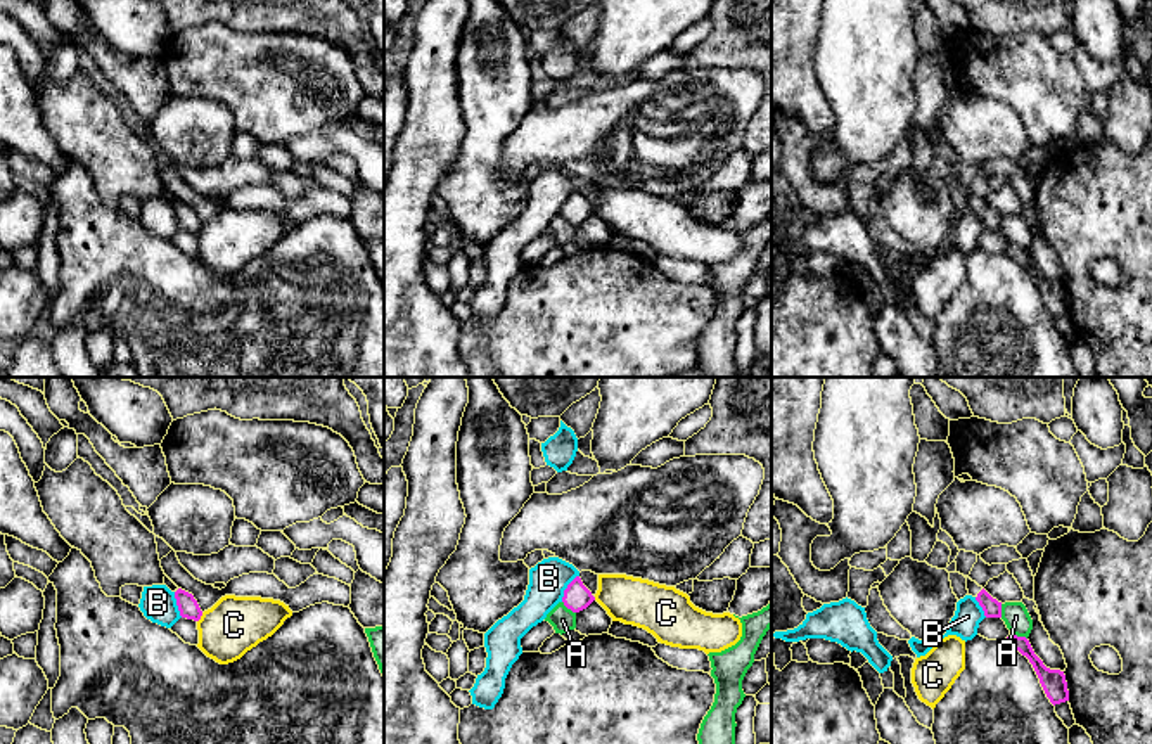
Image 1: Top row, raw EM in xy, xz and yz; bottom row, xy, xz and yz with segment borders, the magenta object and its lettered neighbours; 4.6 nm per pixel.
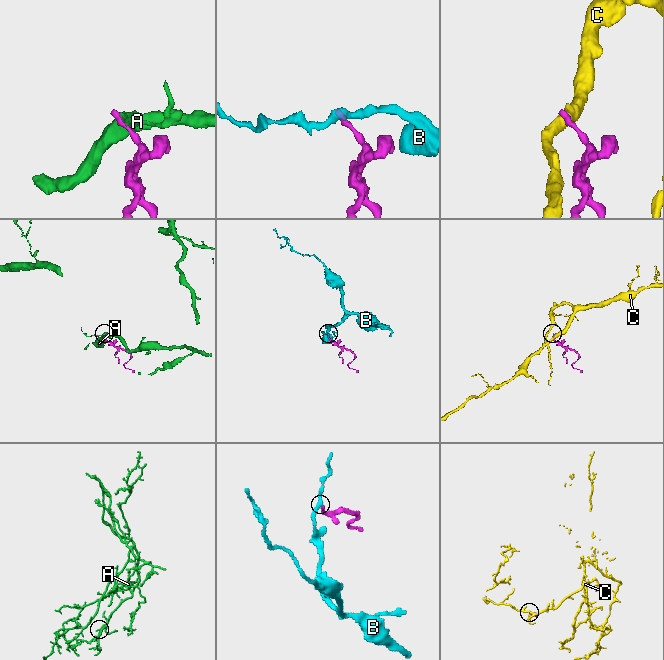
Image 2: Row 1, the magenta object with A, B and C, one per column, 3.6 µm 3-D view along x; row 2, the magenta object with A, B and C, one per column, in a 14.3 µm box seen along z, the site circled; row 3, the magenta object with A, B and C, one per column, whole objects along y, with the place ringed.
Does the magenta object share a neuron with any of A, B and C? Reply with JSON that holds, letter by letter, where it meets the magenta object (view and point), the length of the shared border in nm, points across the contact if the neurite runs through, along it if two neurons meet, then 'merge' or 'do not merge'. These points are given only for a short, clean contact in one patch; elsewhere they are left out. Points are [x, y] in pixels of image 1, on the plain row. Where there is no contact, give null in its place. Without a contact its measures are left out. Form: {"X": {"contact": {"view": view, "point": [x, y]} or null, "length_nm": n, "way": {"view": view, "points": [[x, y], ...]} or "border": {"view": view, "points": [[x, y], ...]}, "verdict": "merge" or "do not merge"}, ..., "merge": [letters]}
{"A": {"contact": {"view": "xz", "point": [568, 220]}, "length_nm": 90, "border": {"view": "xz", "points": [[563, 213], [575, 225]]}, "verdict": "do not merge"}, "B": {"contact": {"view": "xz", "point": [566, 201]}, "length_nm": 150, "border": {"view": "xz", "points": [[578, 187], [568, 198], [561, 213]]}, "verdict": "do not merge"}, "C": {"contact": {"view": "xy", "point": [199, 230]}, "length_nm": 50, "border": {"view": "xy", "points": [[203, 225], [198, 234]]}, "verdict": "do not merge"}, "merge": []}

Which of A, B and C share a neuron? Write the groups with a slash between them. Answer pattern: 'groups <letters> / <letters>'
groups A / B / C

